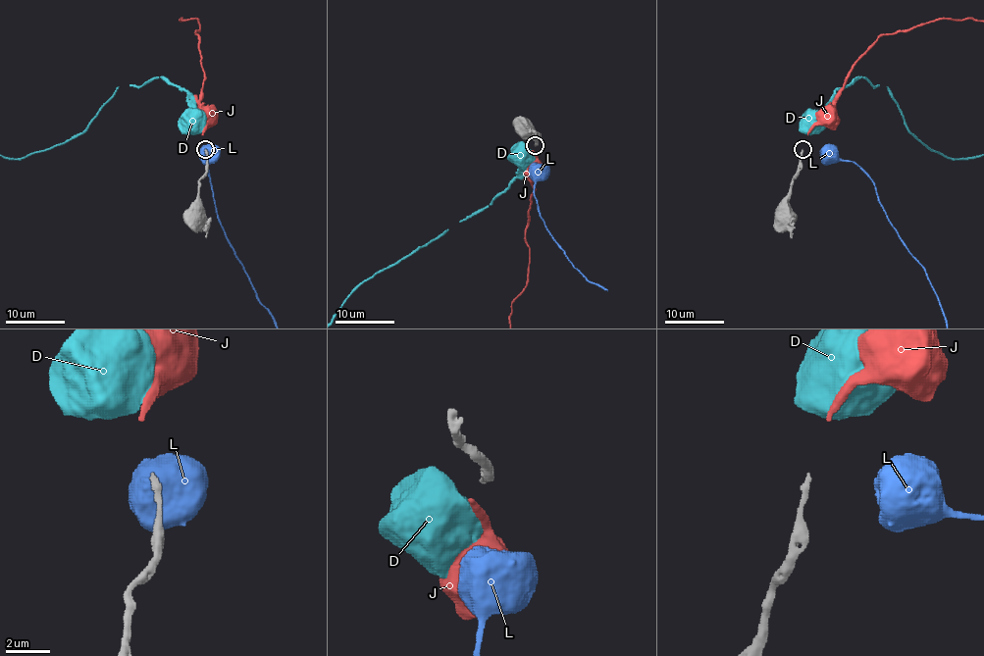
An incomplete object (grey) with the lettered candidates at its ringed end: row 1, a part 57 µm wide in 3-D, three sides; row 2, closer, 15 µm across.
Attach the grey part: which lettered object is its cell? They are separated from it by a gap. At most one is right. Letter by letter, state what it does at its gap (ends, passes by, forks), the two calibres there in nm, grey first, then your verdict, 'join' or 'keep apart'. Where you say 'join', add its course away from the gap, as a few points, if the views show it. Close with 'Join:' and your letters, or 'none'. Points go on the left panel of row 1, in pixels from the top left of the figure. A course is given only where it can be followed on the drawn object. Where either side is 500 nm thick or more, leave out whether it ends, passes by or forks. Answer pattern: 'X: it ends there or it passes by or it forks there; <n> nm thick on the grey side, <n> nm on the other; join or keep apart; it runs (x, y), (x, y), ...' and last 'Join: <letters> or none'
D: 280 nm thick on the grey side, 800 nm on the other; keep apart
J: it ends there; 280 nm thick on the grey side, 280 nm on the other; keep apart
L: 280 nm thick on the grey side, 850 nm on the other; keep apart
Join: none

